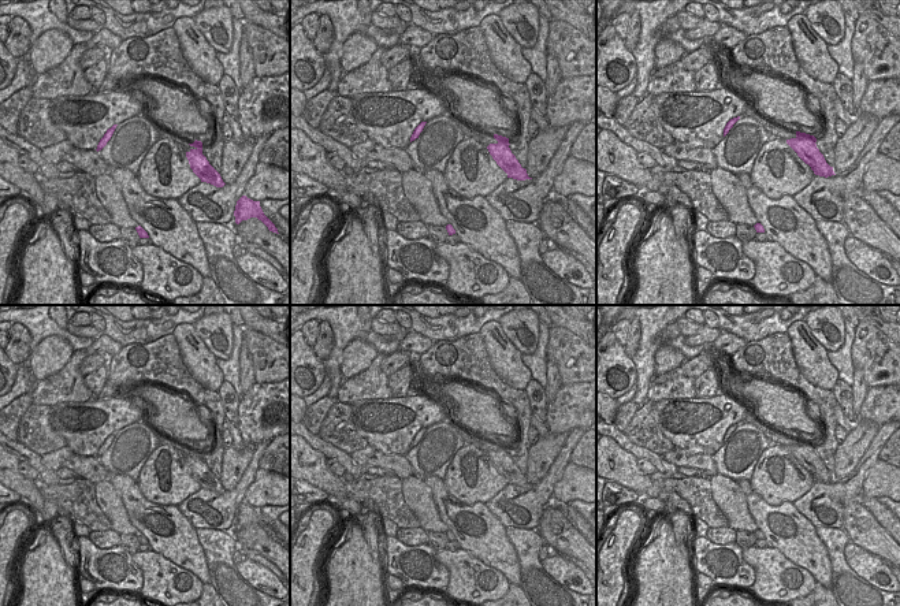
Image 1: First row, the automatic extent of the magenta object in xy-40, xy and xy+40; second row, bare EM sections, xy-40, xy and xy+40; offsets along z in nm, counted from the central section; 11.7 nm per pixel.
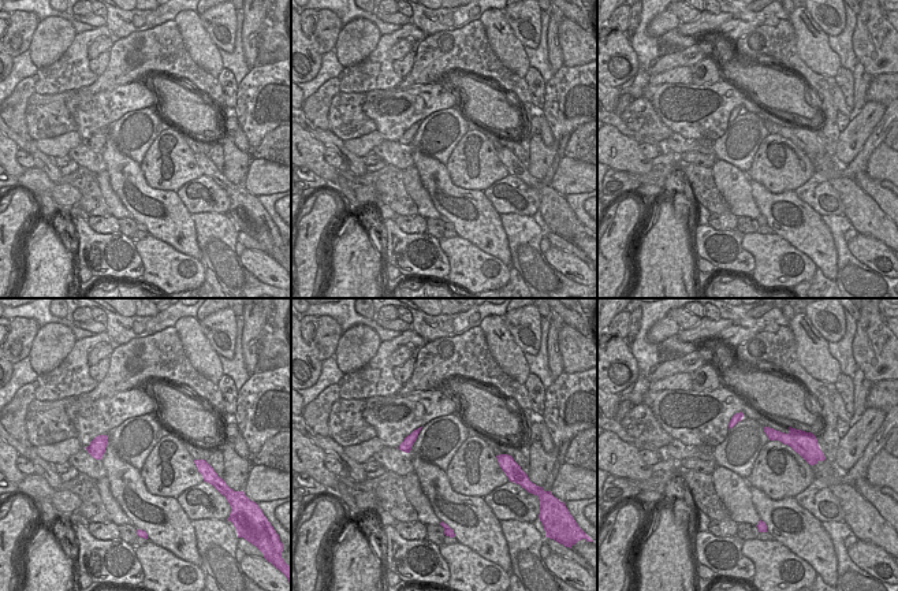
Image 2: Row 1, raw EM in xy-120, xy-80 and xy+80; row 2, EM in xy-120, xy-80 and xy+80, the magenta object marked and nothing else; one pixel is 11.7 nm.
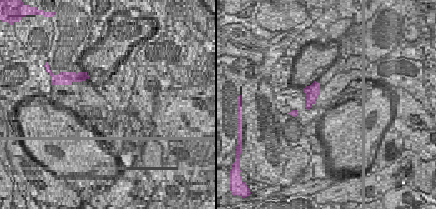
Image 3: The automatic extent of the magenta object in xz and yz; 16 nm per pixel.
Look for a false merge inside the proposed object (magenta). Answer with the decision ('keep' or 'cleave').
cleave

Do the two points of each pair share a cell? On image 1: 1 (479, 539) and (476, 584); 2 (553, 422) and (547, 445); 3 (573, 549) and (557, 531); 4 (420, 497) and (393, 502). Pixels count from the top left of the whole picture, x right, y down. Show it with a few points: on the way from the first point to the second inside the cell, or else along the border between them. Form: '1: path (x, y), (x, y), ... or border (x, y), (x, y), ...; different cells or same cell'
1: border (460, 547), (486, 565), (495, 568), (505, 577); different cells
2: border (568, 431), (550, 434); different cells
3: path (569, 545), (560, 535); same cell
4: border (401, 480), (402, 499), (420, 525); different cells

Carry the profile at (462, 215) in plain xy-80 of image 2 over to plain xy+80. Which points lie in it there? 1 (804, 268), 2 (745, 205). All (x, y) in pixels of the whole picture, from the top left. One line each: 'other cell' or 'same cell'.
1: other cell
2: other cell

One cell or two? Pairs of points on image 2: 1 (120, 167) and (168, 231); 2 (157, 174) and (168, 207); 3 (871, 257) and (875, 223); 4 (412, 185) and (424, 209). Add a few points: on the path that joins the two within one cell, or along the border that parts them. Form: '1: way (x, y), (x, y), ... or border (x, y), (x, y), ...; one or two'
1: way (130, 185), (138, 197), (138, 211), (151, 216); one
2: border (141, 167), (142, 175), (151, 186), (175, 192); two
3: border (857, 233), (871, 235), (883, 244); two
4: way (416, 190), (424, 204); one

